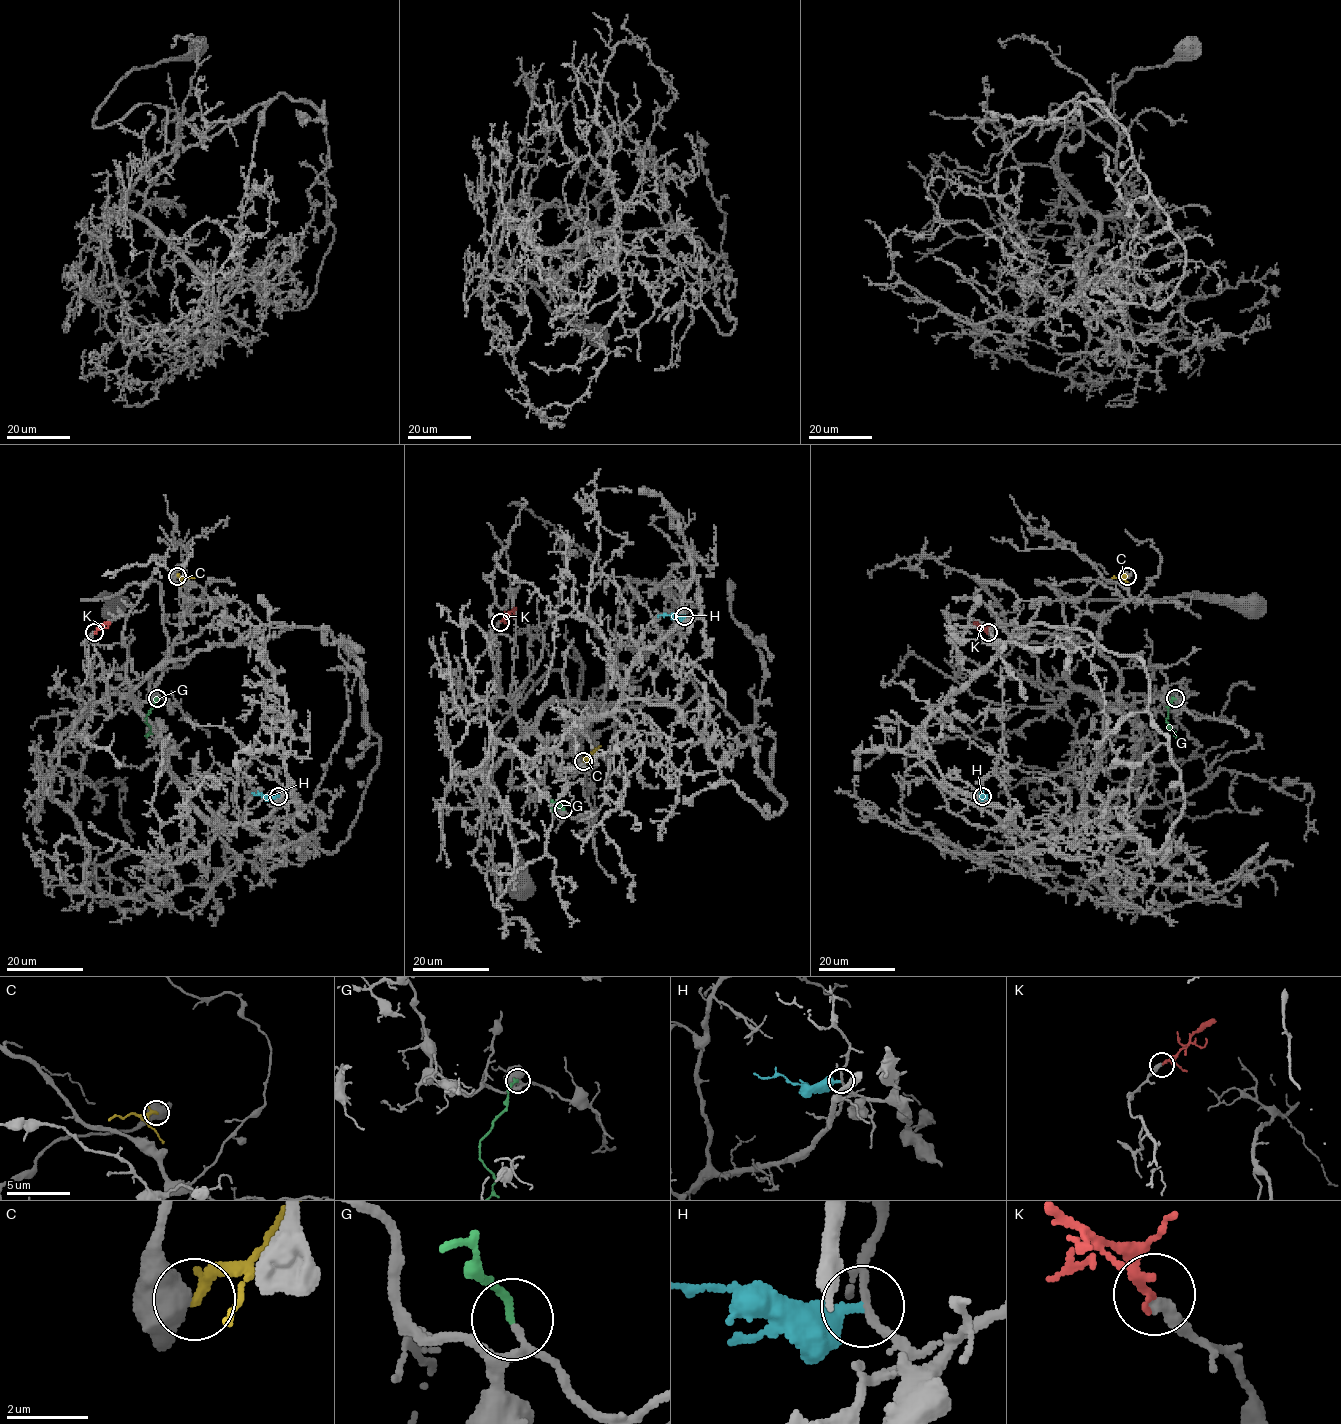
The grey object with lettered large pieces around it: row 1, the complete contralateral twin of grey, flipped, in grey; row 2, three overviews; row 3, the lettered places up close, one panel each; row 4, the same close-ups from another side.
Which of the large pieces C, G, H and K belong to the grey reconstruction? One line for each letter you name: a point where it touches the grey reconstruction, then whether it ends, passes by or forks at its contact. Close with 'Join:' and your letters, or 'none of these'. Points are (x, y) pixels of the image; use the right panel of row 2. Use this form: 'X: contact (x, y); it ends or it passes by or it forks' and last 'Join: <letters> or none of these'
G: contact (1175, 698); it ends
K: contact (988, 632); it ends
Join: G, K

